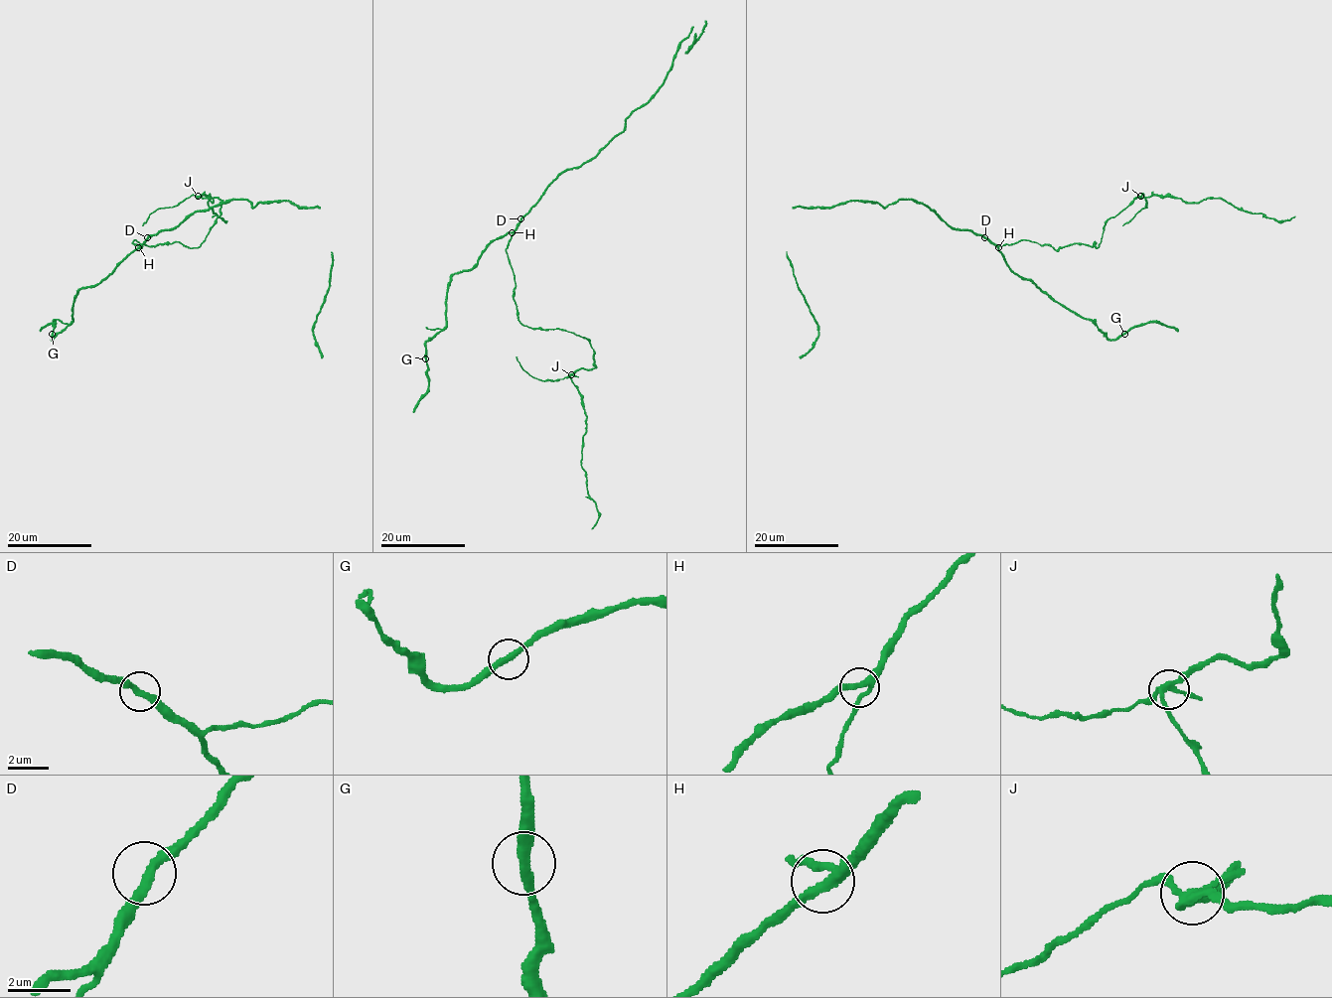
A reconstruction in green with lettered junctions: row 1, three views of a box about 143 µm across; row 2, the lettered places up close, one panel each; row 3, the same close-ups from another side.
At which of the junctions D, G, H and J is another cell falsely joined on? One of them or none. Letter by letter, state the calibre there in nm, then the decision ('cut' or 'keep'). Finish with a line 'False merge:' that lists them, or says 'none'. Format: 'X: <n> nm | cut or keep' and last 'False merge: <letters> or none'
D: 320 nm | keep
G: 320 nm | keep
H: 260 nm | keep
J: 260 nm | cut
False merge: J

